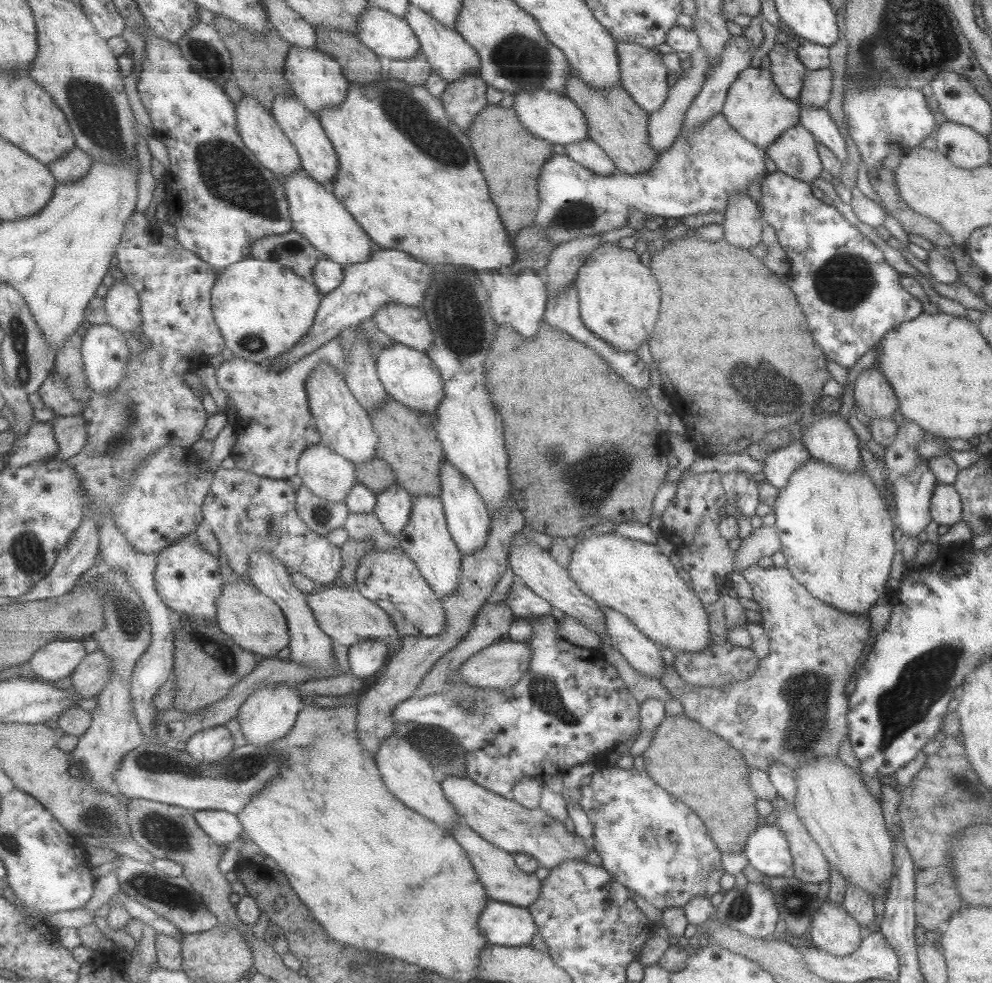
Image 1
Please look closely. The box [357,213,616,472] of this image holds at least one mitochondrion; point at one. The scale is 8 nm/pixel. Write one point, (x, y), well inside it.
(460, 315)

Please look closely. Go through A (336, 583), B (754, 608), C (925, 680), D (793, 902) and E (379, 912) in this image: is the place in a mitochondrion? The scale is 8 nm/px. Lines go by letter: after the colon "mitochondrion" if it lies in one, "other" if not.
A: other
B: other
C: mitochondrion
D: mitochondrion
E: other

